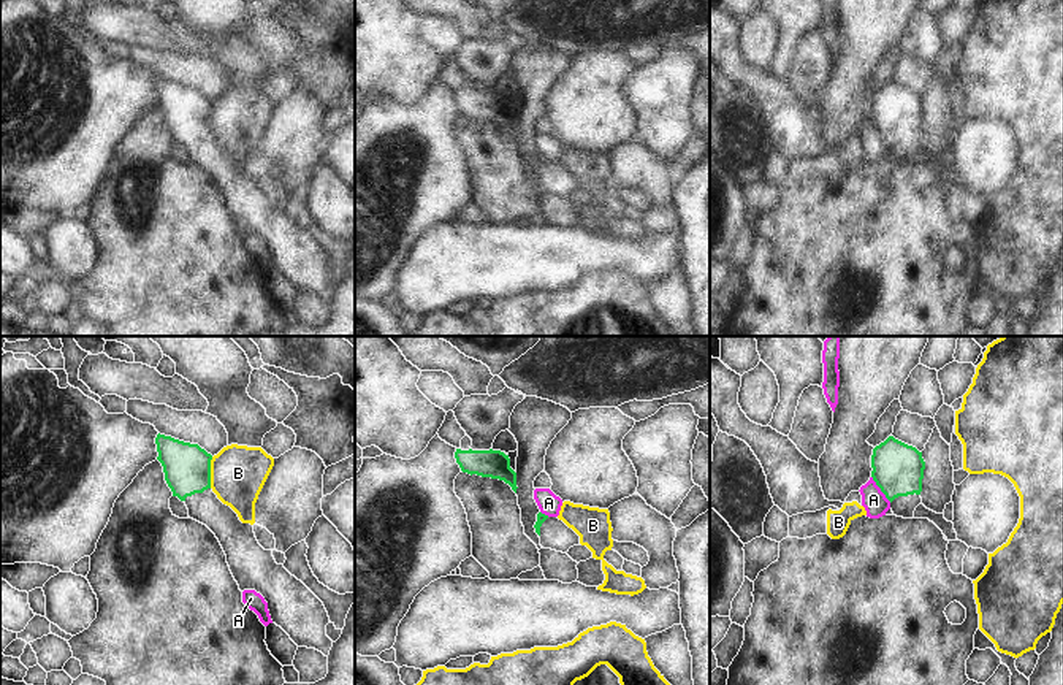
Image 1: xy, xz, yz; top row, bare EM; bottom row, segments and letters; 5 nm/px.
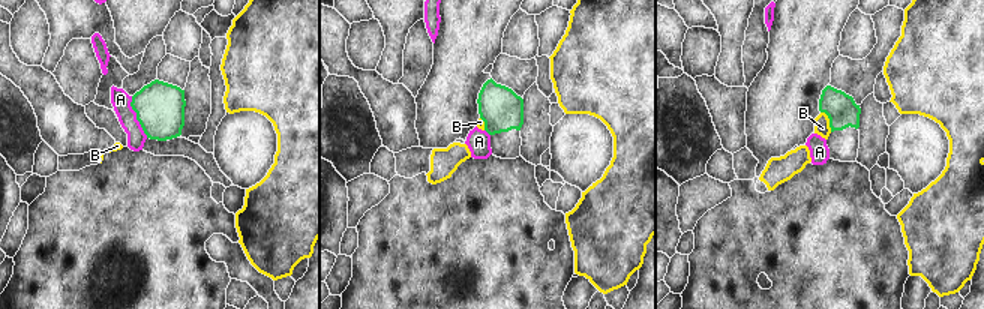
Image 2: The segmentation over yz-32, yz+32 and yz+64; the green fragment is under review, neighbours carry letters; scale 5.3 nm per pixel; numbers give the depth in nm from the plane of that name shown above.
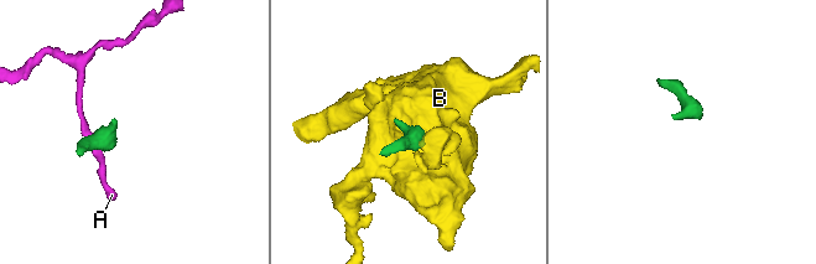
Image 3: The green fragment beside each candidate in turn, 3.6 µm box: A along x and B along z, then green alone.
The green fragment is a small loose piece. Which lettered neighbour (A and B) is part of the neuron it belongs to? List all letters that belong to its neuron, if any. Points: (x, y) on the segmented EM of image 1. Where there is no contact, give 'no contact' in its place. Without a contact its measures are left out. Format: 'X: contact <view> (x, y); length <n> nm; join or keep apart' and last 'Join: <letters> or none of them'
A: contact yz (880, 487); length 170 nm; keep apart
B: contact xy (209, 473); length 160 nm; keep apart
Join: none of them

